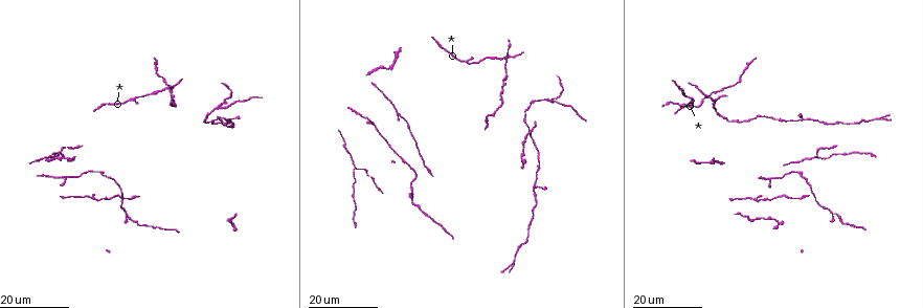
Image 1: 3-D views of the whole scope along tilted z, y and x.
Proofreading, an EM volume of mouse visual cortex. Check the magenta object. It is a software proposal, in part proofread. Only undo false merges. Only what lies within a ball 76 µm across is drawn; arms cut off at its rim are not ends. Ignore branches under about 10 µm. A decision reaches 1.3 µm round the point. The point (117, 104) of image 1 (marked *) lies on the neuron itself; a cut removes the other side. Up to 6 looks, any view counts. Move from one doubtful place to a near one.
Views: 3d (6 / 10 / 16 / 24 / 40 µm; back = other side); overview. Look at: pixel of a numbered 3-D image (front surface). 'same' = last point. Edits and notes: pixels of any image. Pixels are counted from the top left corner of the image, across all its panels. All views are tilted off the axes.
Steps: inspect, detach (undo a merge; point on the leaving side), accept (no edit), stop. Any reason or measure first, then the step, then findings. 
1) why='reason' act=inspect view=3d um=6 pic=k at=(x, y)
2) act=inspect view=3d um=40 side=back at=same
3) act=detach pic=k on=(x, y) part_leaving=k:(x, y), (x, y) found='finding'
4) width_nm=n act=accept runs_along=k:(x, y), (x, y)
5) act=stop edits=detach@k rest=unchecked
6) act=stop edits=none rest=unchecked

why='small branch off a trunk' act=inspect view=3d um=16 pic=1 at=(771, 177)

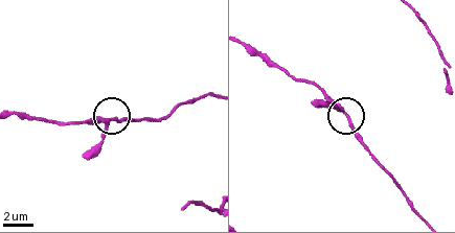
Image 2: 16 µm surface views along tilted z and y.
act=inspect view=3d um=10 pic=2 at=(343, 109)

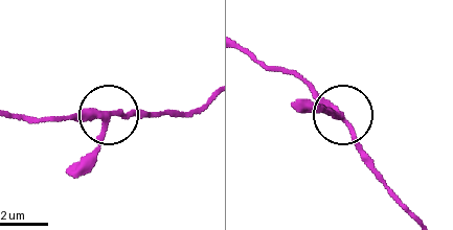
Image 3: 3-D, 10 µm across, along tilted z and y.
width_nm=250 act=accept found='one neuron here'

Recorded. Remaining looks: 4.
why='a fork' act=inspect view=3d um=16 pic=1 at=(52, 155)

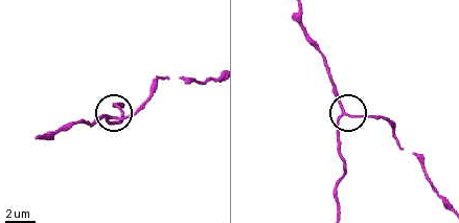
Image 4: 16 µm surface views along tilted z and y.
act=inspect view=3d um=10 pic=4 at=(342, 113)

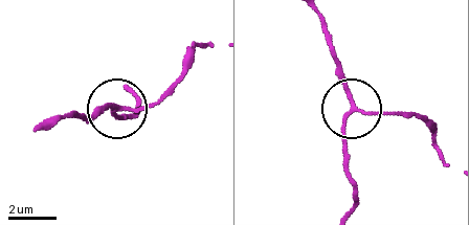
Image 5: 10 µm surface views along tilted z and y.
side_arm_um=14 act=accept found='one neuron here'

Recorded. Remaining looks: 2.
why='two arms in line, one across' act=inspect view=3d um=16 pic=1 at=(546, 100)

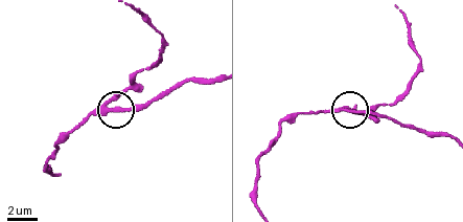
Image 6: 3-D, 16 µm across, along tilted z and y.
act=inspect view=3d um=10 pic=6 at=(115, 110)

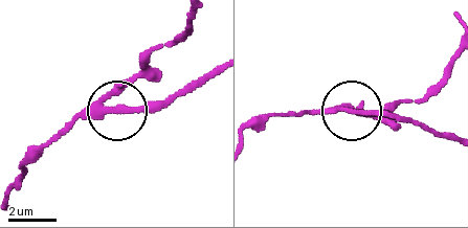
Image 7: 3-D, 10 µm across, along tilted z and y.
side_arm_um=15 act=detach pic=7 on=(129, 107) part_leaving=7:(97, 114), (161, 109), (212, 78) found='a second neuron is stuck on'

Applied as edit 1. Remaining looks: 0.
act=stop edits=detach@7 rest=unchecked

